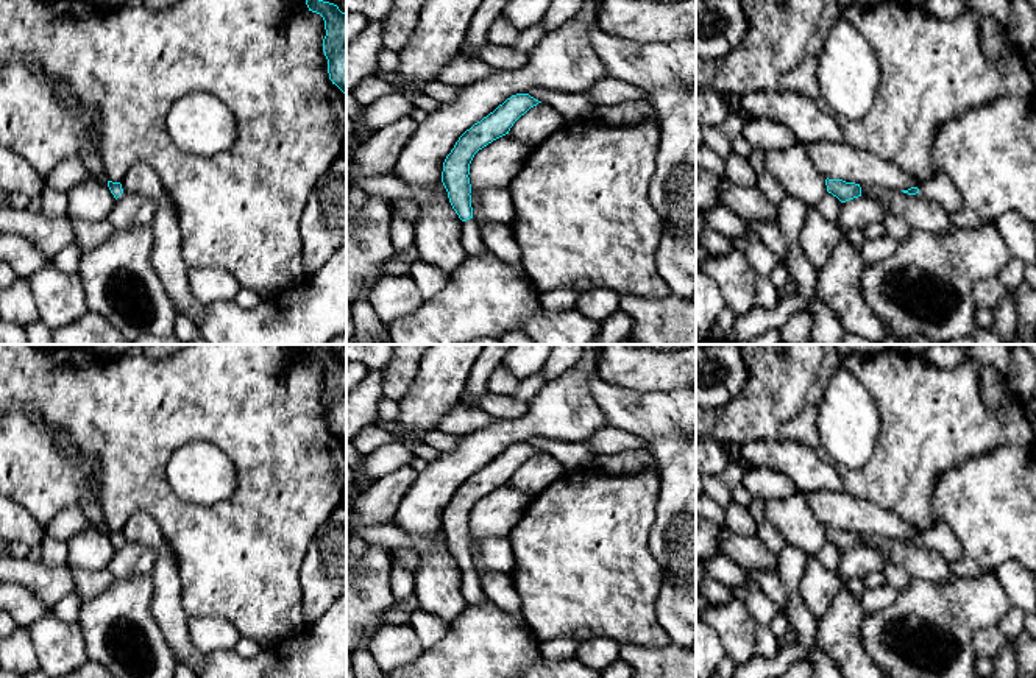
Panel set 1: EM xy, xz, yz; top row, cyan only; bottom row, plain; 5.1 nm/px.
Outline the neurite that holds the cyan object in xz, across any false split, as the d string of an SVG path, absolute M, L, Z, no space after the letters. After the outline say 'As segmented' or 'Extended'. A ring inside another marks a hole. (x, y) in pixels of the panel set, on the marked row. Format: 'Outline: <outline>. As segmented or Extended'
Outline: M529 94L512 95L493 112L467 129L443 162L442 182L452 209L463 221L460 243L468 257L481 257L487 251L481 228L473 218L471 184L468 178L470 164L479 150L509 134L513 123L538 103L541 101Z. Extended

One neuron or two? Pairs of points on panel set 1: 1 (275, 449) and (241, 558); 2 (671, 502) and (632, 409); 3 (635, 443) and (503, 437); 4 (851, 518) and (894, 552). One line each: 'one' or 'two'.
1: one
2: one
3: two
4: two

